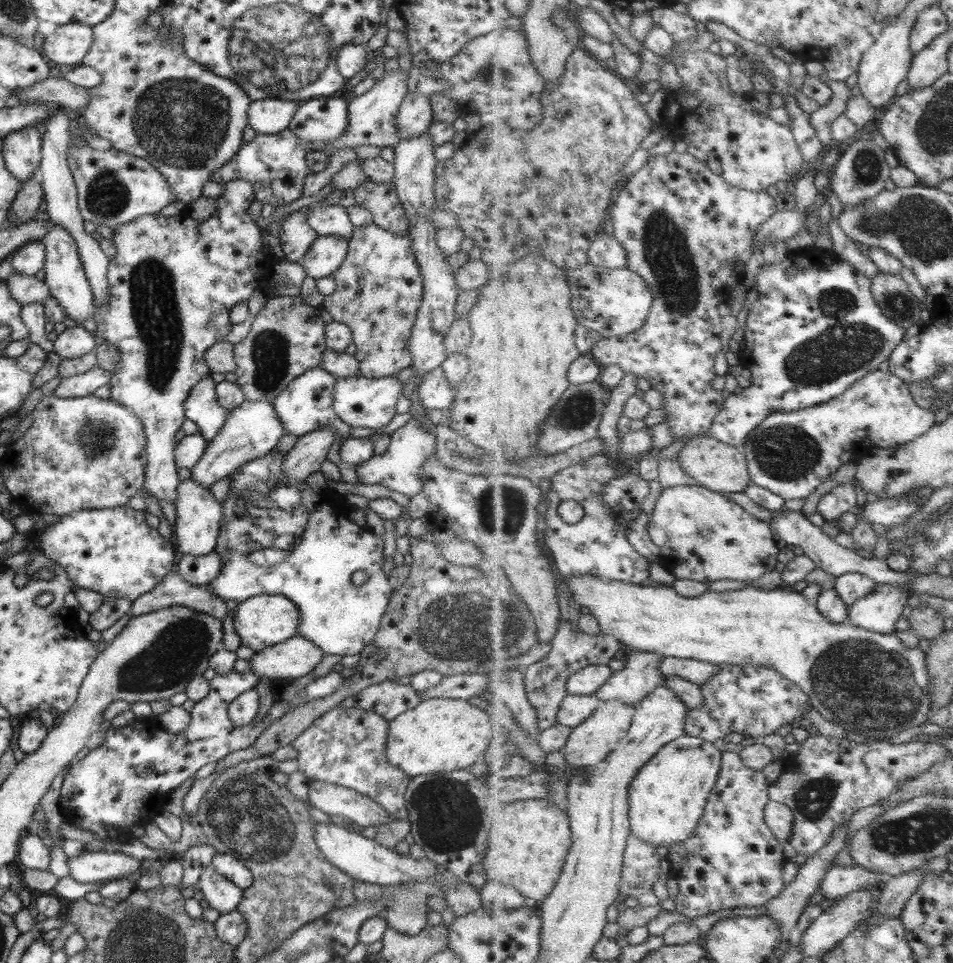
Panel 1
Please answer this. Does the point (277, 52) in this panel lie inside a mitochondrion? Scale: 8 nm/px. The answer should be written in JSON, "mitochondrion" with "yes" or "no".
{"mitochondrion":"yes"}

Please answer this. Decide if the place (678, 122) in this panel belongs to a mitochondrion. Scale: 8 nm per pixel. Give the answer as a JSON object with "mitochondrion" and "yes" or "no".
{"mitochondrion":"no"}

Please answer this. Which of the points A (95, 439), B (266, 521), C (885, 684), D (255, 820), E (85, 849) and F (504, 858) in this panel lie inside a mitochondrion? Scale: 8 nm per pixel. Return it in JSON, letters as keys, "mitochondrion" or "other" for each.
{"A":"mitochondrion","B":"mitochondrion","C":"mitochondrion","D":"mitochondrion","E":"other","F":"other"}

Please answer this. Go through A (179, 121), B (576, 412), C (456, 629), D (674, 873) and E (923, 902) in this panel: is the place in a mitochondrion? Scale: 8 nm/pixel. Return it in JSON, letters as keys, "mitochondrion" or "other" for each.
{"A":"mitochondrion","B":"mitochondrion","C":"mitochondrion","D":"other","E":"other"}

